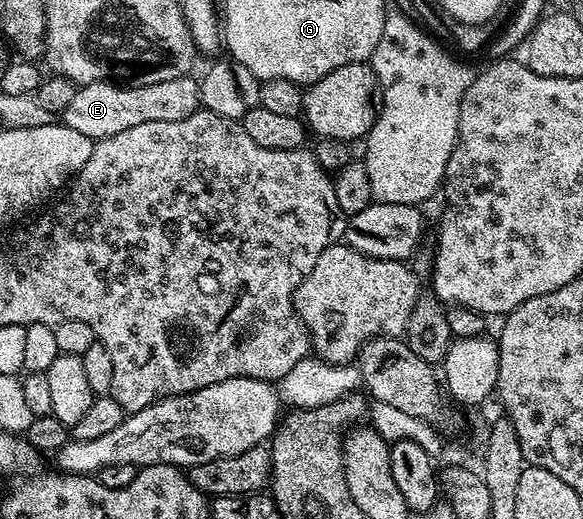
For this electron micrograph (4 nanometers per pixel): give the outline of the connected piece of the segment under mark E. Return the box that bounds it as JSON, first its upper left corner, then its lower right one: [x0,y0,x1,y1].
[63,75,201,139]

